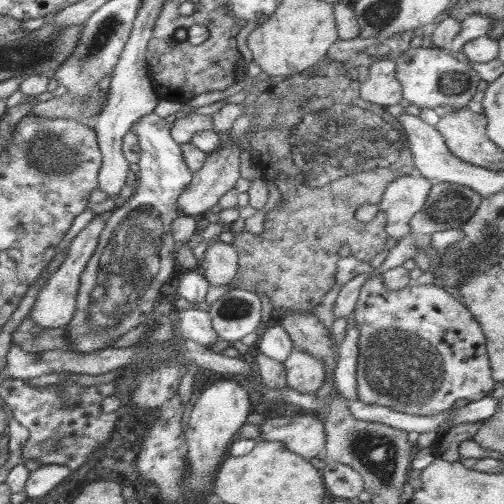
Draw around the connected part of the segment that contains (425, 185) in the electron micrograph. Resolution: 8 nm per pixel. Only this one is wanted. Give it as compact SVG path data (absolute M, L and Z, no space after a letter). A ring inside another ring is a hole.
M417 172L396 177L388 183L379 203L381 212L387 217L385 232L388 238L399 241L410 234L408 224L426 203L432 186L430 179Z

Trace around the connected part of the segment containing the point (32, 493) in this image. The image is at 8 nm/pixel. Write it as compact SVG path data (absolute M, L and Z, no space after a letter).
M43 464L30 471L25 492L30 500L46 498L52 489L57 489L68 479L71 468L62 464Z

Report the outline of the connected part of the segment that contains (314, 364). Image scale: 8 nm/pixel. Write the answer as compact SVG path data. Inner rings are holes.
M293 348L286 357L284 366L287 374L287 385L302 393L314 393L325 382L326 363L324 359L303 352L300 348Z

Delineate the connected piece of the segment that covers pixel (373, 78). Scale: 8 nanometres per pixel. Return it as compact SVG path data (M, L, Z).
M383 59L367 66L363 72L359 95L362 100L382 107L399 104L402 96L402 85L396 79L396 61Z

